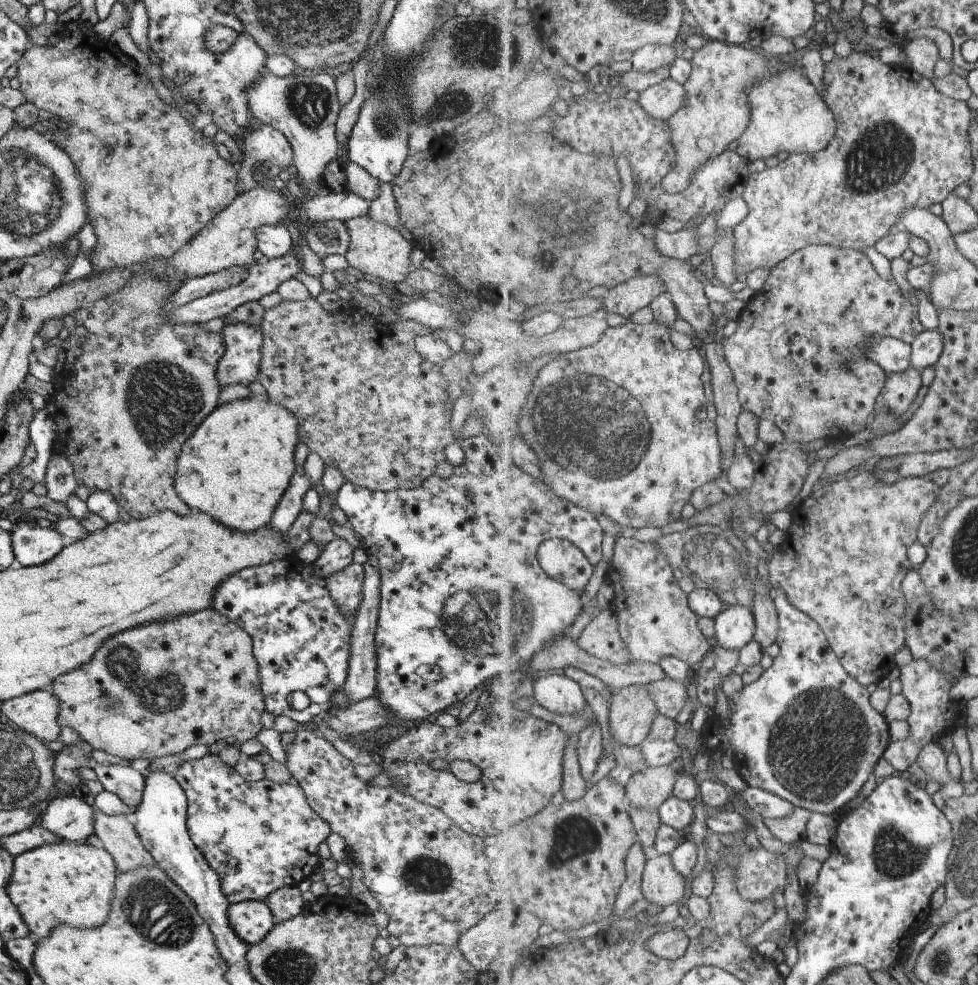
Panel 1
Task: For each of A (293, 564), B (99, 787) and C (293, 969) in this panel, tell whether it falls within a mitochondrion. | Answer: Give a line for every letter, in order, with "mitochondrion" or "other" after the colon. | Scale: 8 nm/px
A: other
B: other
C: mitochondrion

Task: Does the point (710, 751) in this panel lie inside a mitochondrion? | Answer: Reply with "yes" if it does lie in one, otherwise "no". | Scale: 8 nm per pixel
no

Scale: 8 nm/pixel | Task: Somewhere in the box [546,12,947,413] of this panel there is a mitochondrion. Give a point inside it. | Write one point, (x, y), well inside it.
(883, 154)

